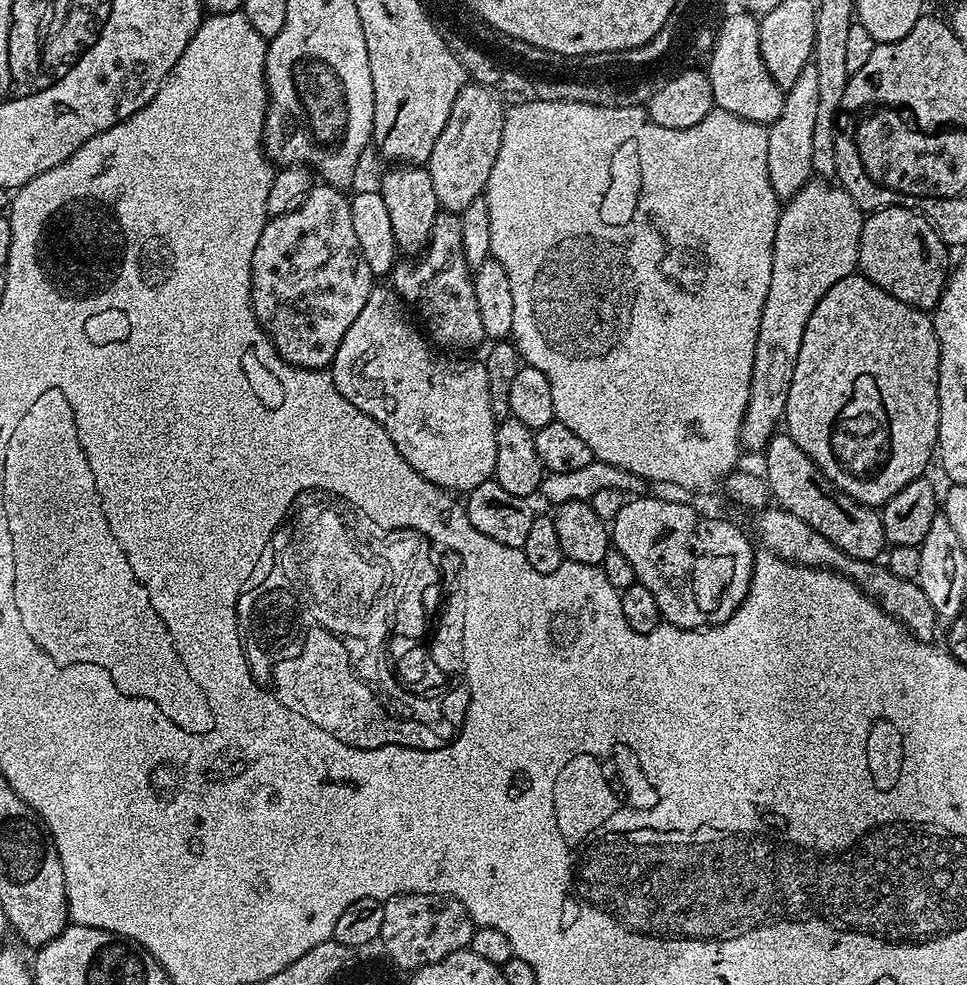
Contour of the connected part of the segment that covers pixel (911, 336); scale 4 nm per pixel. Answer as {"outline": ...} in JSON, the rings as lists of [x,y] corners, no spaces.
{"outline":[[[853,274],[834,282],[826,294],[822,294],[822,302],[814,306],[814,314],[810,314],[810,322],[806,322],[806,334],[802,334],[802,347],[798,349],[798,362],[794,366],[794,378],[790,382],[790,394],[786,398],[782,424],[787,435],[798,442],[798,446],[814,461],[834,482],[834,486],[841,488],[846,495],[854,498],[860,504],[883,506],[887,504],[902,486],[921,479],[928,468],[928,463],[933,463],[934,453],[938,448],[940,435],[940,391],[938,390],[938,374],[940,373],[940,347],[936,331],[932,325],[931,315],[923,308],[915,308],[898,298],[894,294],[886,294],[874,282],[870,282],[862,274]]]}

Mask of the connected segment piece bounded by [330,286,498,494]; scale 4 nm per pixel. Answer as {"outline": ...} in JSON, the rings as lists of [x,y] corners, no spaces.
{"outline":[[[373,287],[366,306],[362,306],[358,318],[354,318],[350,330],[346,330],[342,346],[338,346],[338,354],[330,365],[332,381],[342,398],[380,423],[382,430],[390,434],[389,441],[394,442],[396,455],[406,458],[422,478],[452,494],[470,493],[494,476],[498,422],[490,410],[486,370],[479,359],[451,360],[448,356],[439,356],[425,333],[421,329],[420,333],[408,321],[407,314],[404,301],[391,287]]]}

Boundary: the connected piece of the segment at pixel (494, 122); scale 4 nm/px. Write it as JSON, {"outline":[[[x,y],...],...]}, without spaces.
{"outline":[[[465,83],[458,98],[454,98],[454,110],[450,110],[450,118],[446,118],[446,126],[438,134],[426,165],[441,209],[459,214],[470,202],[485,195],[494,158],[498,158],[498,146],[502,146],[505,111],[501,97],[483,84]]]}

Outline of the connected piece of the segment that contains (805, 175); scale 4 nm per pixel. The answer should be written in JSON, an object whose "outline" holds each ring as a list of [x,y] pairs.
{"outline":[[[809,62],[804,65],[800,76],[791,87],[785,91],[782,113],[770,124],[767,134],[767,173],[770,177],[771,188],[777,199],[787,200],[802,188],[813,177],[813,148],[814,148],[814,125],[818,116],[818,70],[815,63]]]}

